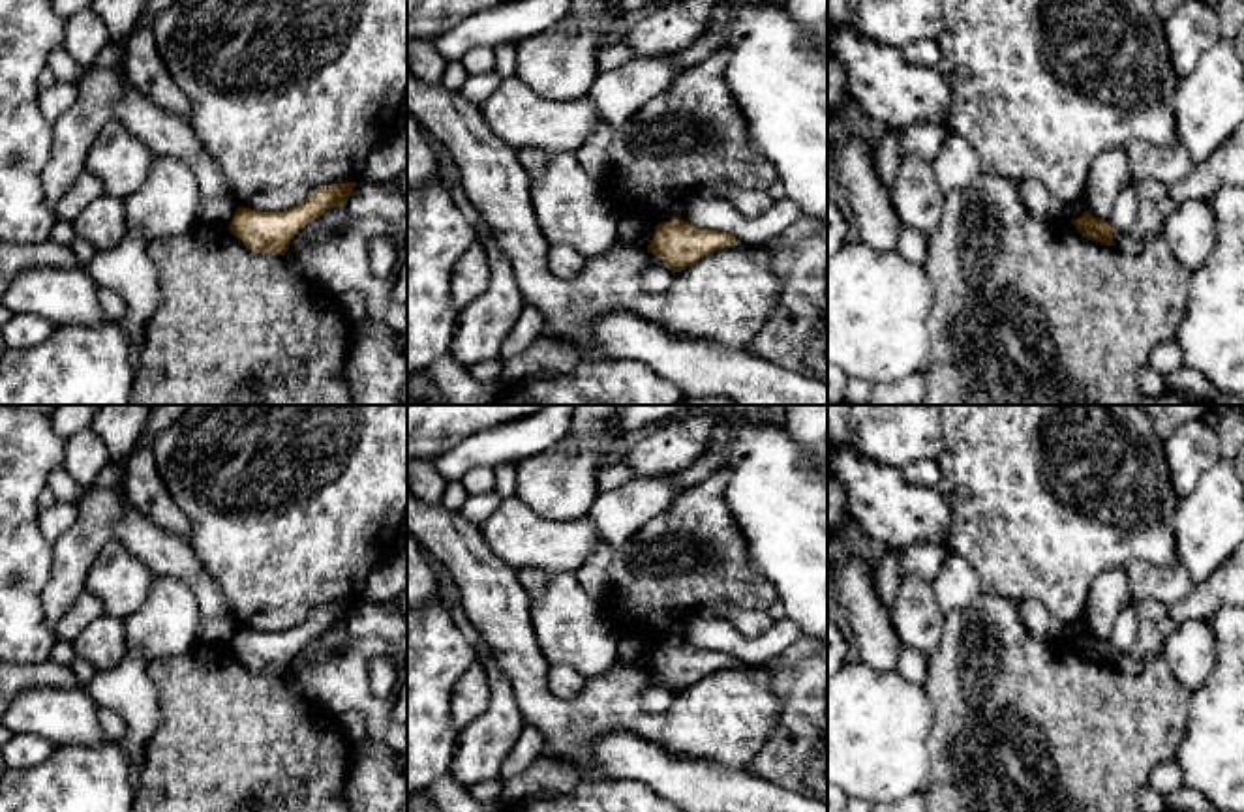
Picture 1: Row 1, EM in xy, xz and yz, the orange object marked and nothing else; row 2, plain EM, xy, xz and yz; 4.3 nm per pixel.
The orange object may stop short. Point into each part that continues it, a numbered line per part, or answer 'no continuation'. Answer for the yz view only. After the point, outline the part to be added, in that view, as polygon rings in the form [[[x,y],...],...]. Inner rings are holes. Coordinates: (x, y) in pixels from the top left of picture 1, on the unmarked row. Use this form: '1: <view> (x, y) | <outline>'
no continuation

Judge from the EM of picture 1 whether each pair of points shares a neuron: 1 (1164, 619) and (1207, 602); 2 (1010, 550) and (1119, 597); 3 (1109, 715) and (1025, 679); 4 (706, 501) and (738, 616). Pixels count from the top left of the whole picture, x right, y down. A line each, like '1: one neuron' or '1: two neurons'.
1: one neuron
2: two neurons
3: one neuron
4: two neurons

